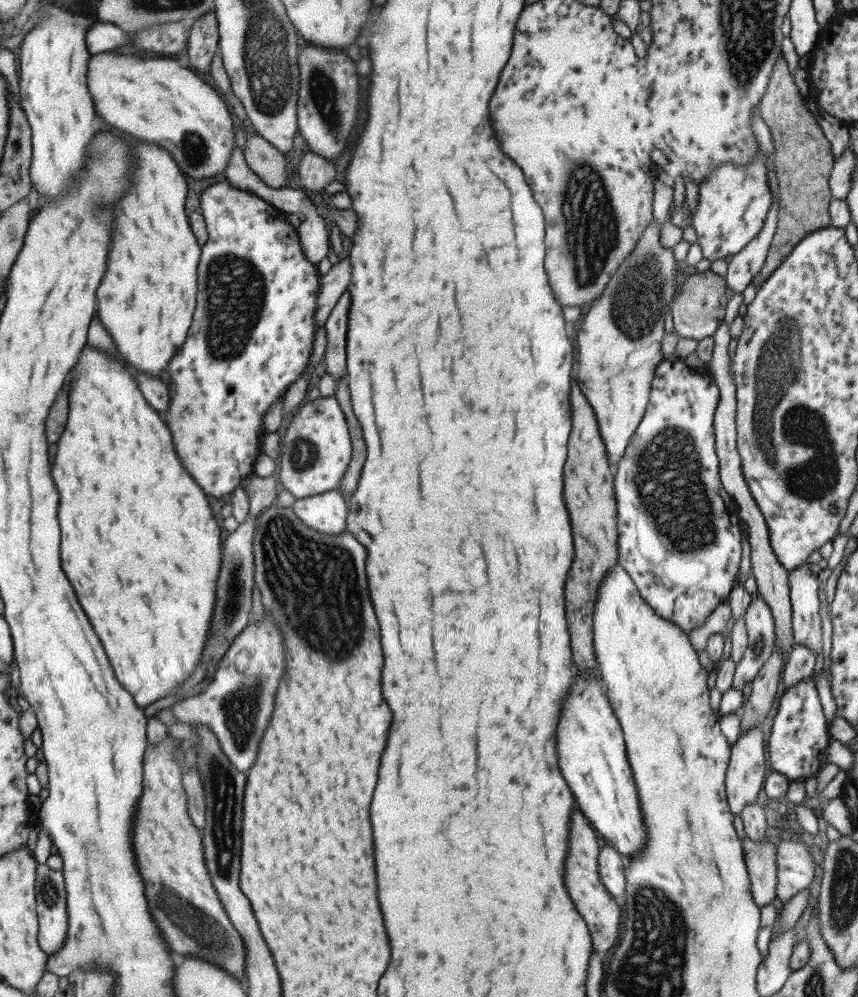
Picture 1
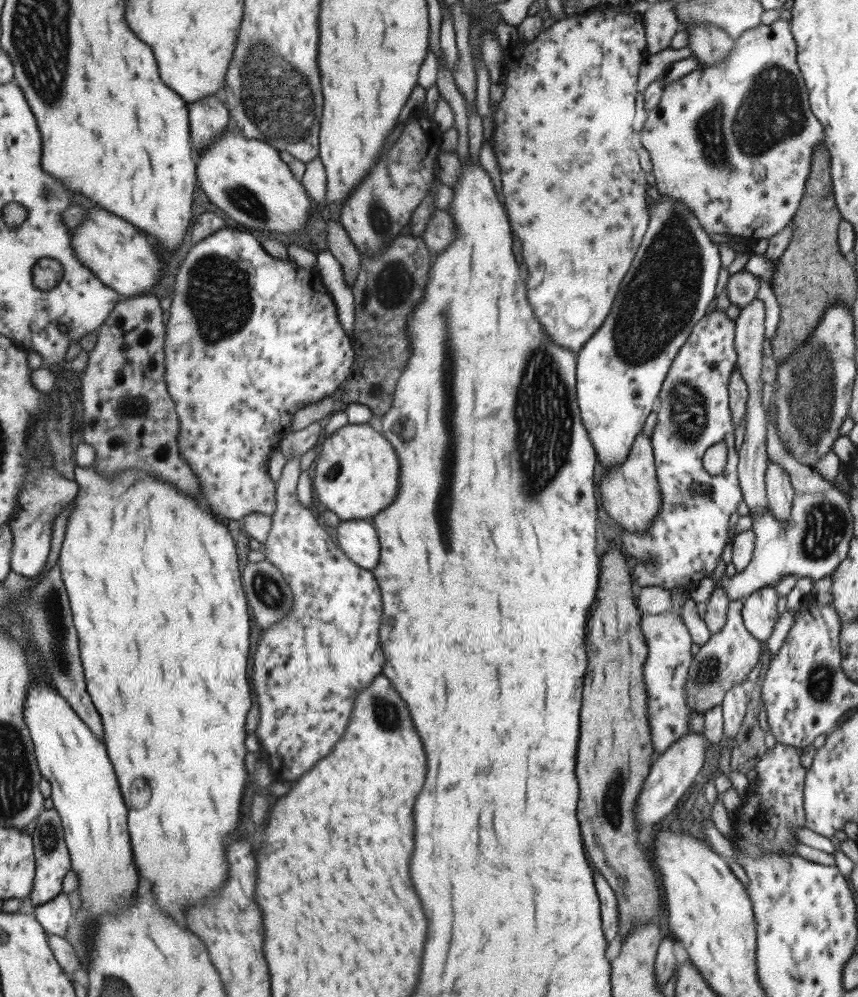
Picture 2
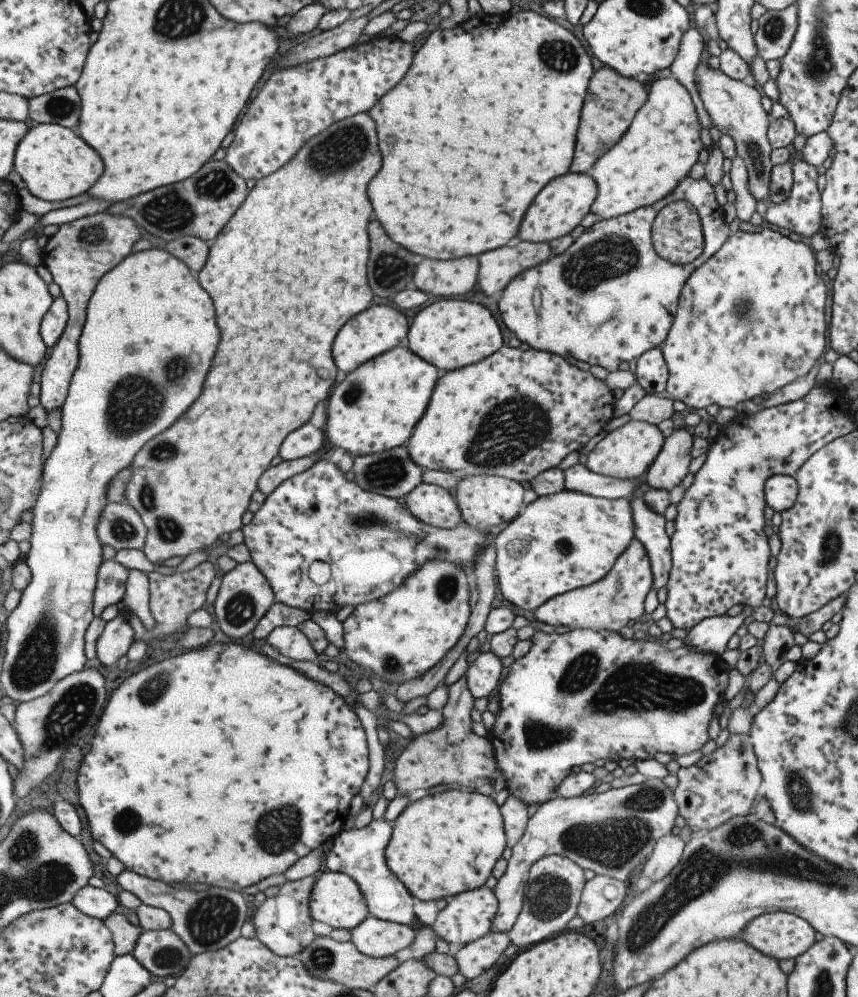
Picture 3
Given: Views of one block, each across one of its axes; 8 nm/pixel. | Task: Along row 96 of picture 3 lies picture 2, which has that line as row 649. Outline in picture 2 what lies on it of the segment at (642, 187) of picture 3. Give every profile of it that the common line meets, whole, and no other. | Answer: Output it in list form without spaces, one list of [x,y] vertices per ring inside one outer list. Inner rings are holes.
[[[673,609],[661,614],[641,614],[640,631],[647,648],[642,670],[647,700],[646,720],[653,753],[661,754],[672,742],[690,731],[691,708],[685,704],[685,679],[691,665],[692,642],[680,613]]]

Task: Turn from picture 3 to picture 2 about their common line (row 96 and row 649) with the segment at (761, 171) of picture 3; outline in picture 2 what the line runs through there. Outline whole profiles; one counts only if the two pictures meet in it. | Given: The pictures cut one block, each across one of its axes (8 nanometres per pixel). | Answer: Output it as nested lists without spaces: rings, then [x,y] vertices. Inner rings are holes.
[[[742,599],[729,600],[726,621],[719,632],[710,635],[707,642],[691,656],[691,665],[685,679],[685,704],[691,712],[705,713],[709,708],[720,705],[724,694],[733,687],[746,683],[747,674],[759,660],[760,643],[743,626],[741,609]]]

